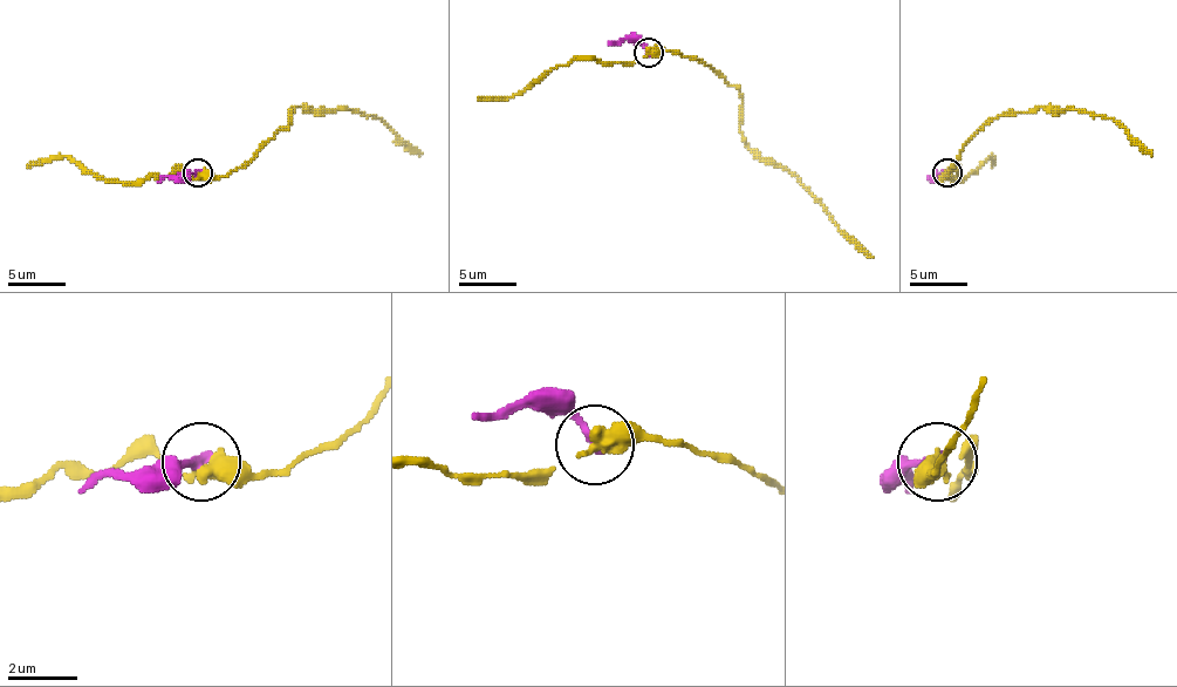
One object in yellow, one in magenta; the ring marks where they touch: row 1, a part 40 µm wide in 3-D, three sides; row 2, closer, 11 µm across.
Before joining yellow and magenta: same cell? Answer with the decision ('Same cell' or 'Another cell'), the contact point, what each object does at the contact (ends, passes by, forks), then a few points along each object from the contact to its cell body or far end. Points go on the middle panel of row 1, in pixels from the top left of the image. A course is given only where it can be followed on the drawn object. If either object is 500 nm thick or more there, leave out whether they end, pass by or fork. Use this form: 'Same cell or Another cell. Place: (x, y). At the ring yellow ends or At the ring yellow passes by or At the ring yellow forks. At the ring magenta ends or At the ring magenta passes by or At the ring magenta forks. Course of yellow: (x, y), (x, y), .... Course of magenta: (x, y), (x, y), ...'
Another cell. Place: (649, 53). At the ring yellow passes by. At the ring magenta ends. Course of yellow: (649, 53), (678, 50), (710, 65), (733, 86), (743, 100), (739, 131), (748, 147), (786, 167), (873, 257). Course of magenta: (649, 53), (625, 39), (609, 45)

